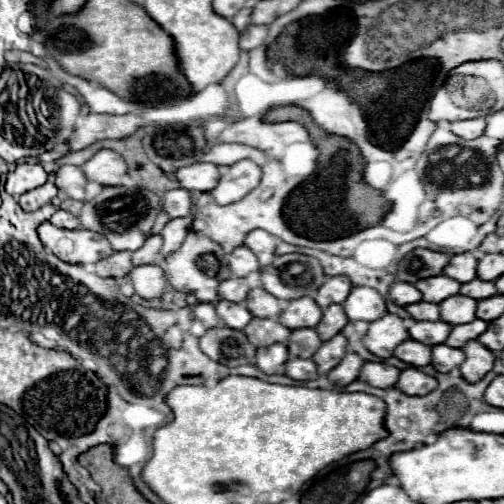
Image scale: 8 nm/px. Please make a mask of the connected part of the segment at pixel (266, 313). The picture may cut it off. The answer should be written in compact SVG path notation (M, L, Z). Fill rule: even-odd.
M254 288L248 292L244 306L260 318L278 318L282 312L282 300L268 294L264 288Z

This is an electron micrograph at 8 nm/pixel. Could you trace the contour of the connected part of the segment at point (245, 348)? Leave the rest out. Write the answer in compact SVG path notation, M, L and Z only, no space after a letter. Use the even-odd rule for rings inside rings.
M226 326L210 328L200 338L200 350L228 368L250 364L256 356L256 346L248 342L246 334L240 330L228 330Z

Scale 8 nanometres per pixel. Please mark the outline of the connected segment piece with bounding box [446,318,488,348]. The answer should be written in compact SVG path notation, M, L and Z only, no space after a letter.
M476 318L474 322L468 322L468 324L460 324L460 326L454 326L450 336L446 338L446 344L452 346L452 348L462 348L468 340L474 340L478 338L484 330L486 330L488 322Z

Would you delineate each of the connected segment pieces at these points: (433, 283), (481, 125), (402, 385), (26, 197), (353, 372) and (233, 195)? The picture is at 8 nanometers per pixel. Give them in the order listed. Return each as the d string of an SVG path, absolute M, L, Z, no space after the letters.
M438 274L436 278L424 278L424 280L416 282L416 288L422 292L426 302L440 304L444 298L458 294L460 282L456 282L454 278L448 278L444 274Z
M474 118L474 120L462 120L462 122L452 122L452 132L460 138L472 140L480 138L486 130L486 120L484 118Z
M406 368L406 370L402 370L402 374L396 382L396 388L410 396L424 396L438 388L438 380L434 376L424 374L418 368Z
M46 182L44 186L34 188L34 190L26 192L26 194L22 194L18 198L18 204L20 204L20 208L24 212L32 212L32 210L38 210L38 208L46 206L56 194L58 194L58 188L52 182Z
M348 352L348 354L344 356L344 360L342 360L336 368L332 368L332 370L328 372L328 378L330 378L332 384L344 388L344 386L348 386L350 382L354 382L354 380L358 378L358 374L360 374L360 370L362 370L362 364L364 364L364 360L362 360L358 354Z
M240 160L228 168L228 172L220 178L218 186L210 190L218 204L232 204L242 200L248 192L252 192L262 180L262 168L252 160Z

